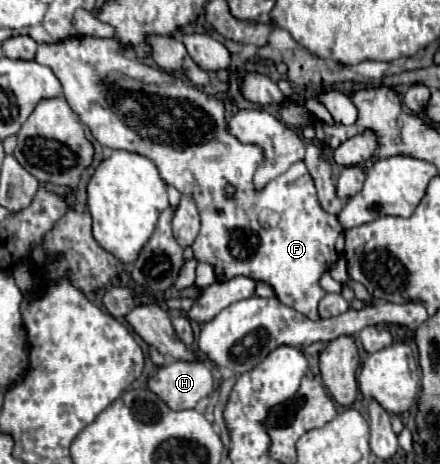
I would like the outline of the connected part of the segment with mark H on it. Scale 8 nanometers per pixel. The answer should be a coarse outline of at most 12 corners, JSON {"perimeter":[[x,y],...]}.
{"perimeter":[[201,360],[161,366],[147,386],[173,410],[213,390]]}

